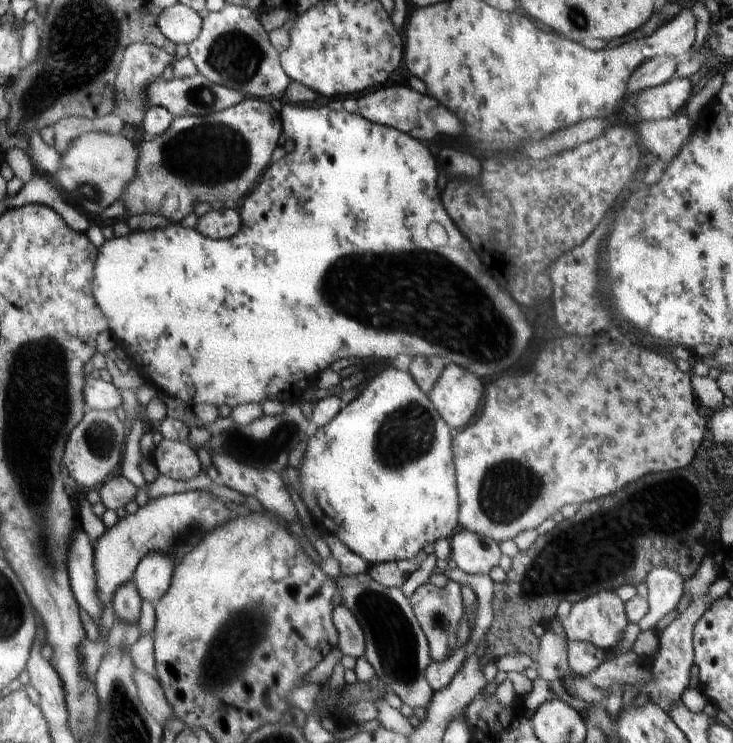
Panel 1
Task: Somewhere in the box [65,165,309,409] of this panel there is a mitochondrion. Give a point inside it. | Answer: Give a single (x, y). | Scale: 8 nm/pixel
(90, 193)

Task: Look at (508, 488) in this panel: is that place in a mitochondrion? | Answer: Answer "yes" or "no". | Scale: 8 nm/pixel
yes

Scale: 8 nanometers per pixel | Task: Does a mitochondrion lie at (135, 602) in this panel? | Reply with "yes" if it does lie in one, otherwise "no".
no

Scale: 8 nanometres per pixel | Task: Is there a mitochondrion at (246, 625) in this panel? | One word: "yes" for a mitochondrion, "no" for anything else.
yes

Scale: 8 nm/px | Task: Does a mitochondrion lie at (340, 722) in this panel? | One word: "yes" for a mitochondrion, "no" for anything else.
no

